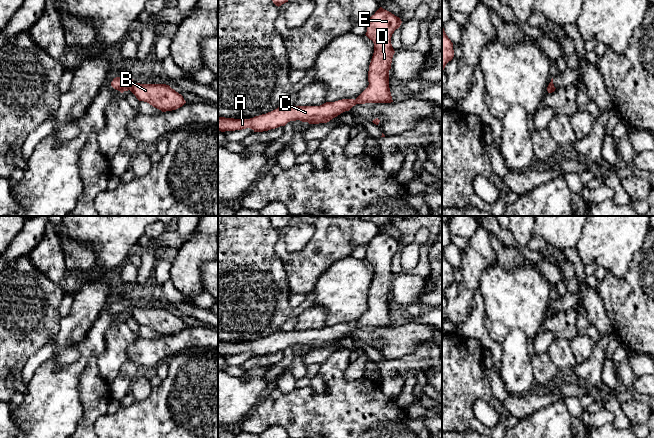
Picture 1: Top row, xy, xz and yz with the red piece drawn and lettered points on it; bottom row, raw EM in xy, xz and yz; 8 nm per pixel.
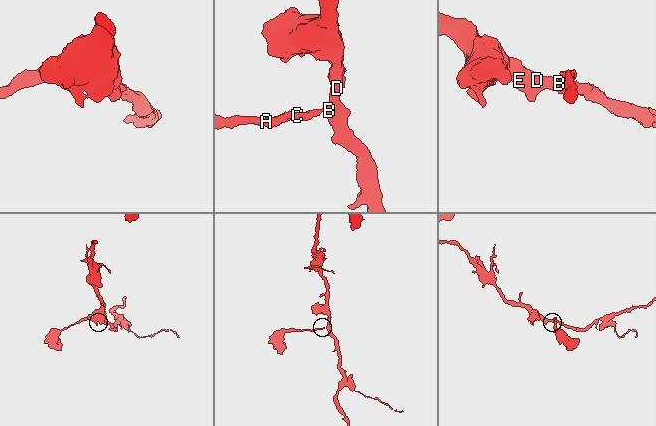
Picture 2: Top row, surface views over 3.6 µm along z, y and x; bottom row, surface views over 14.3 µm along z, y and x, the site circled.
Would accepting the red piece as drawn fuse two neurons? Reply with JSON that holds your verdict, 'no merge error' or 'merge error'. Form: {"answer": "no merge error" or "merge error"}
{"answer": "merge error"}

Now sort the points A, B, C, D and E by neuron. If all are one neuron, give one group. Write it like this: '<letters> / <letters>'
A C / B D E

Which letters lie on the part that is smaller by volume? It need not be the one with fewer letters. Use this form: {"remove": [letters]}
{"remove": ["A", "C"]}

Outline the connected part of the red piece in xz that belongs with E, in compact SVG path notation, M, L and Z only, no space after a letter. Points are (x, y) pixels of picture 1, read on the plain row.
M380 231L367 244L366 260L374 267L369 289L368 311L355 323L357 328L393 326L389 312L389 294L395 277L391 261L401 249L399 241Z

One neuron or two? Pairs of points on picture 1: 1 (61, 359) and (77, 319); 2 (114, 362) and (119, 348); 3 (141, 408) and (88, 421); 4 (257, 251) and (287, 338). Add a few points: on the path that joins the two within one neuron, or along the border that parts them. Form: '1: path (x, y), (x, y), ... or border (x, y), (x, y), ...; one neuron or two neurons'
1: path (65, 349), (65, 340), (73, 329); one neuron
2: path (114, 359), (116, 351); one neuron
3: border (106, 412), (96, 420), (93, 427); two neurons
4: border (280, 329), (259, 339); two neurons

